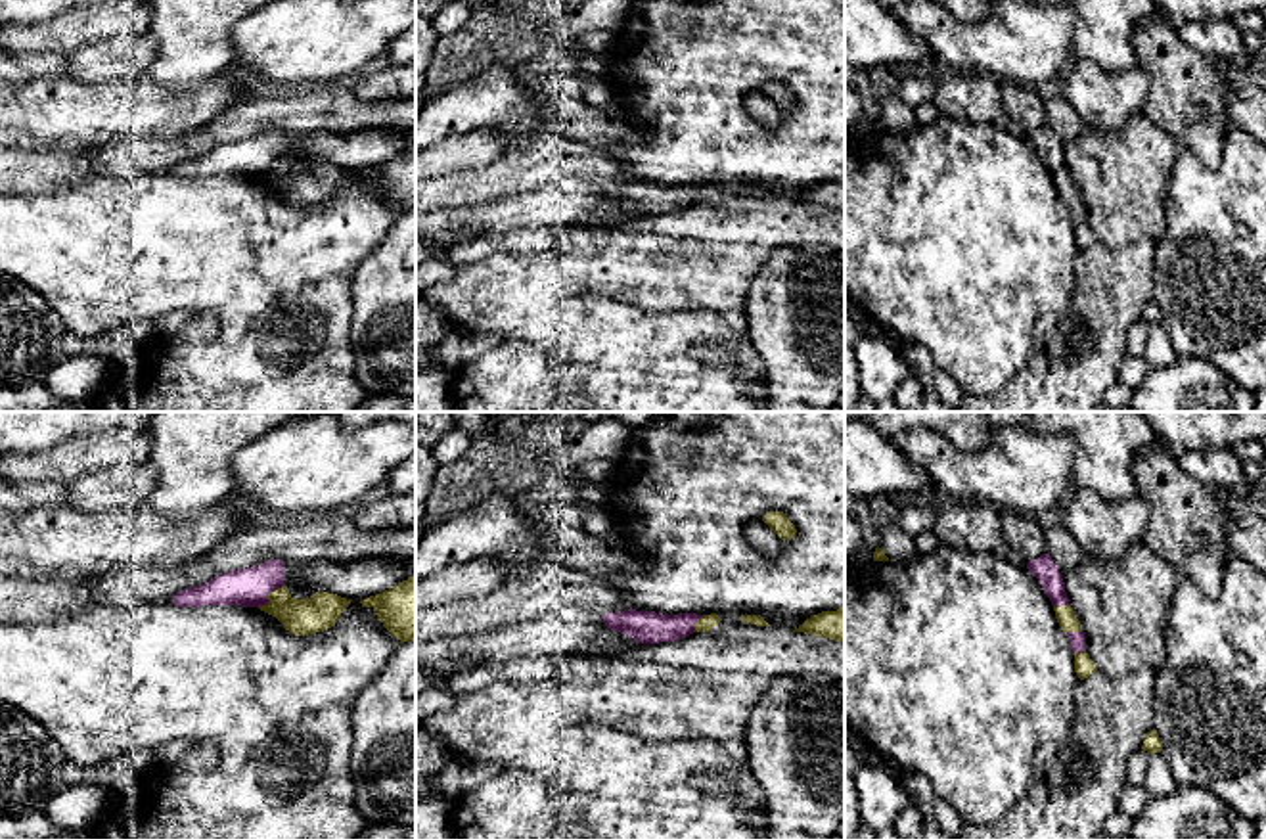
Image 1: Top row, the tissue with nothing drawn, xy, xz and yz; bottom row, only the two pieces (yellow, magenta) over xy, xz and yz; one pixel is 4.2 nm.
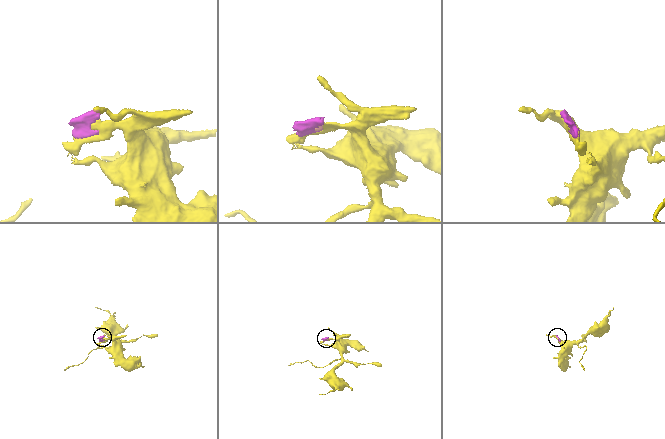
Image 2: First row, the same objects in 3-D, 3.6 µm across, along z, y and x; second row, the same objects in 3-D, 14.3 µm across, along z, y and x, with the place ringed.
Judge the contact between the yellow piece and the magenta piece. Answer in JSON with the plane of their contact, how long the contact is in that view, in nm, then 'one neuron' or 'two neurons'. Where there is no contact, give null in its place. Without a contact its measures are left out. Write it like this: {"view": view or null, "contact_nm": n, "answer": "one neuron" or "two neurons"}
{"view": "xy", "contact_nm": 160, "answer": "one neuron"}

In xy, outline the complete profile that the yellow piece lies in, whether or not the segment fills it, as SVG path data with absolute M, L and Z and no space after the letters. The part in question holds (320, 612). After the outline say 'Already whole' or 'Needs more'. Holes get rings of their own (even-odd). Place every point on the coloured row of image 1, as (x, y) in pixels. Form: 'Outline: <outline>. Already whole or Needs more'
Outline: M268 559L257 567L216 575L205 584L176 592L172 598L172 603L180 607L259 607L297 636L331 628L350 601L329 592L295 600L285 586L285 563L282 559Z. Needs more

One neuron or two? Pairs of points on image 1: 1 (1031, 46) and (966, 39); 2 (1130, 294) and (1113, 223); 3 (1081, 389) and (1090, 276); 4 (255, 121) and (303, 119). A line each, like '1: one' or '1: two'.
1: one
2: two
3: one
4: one

